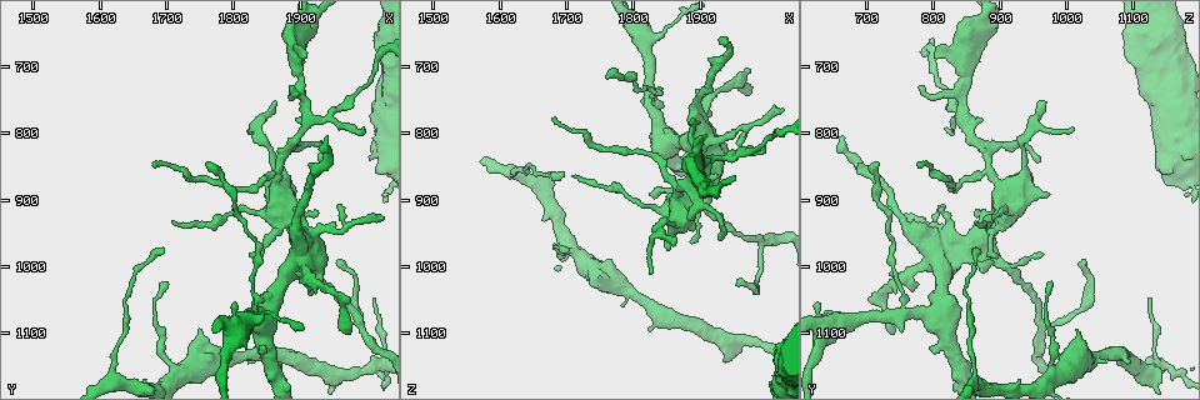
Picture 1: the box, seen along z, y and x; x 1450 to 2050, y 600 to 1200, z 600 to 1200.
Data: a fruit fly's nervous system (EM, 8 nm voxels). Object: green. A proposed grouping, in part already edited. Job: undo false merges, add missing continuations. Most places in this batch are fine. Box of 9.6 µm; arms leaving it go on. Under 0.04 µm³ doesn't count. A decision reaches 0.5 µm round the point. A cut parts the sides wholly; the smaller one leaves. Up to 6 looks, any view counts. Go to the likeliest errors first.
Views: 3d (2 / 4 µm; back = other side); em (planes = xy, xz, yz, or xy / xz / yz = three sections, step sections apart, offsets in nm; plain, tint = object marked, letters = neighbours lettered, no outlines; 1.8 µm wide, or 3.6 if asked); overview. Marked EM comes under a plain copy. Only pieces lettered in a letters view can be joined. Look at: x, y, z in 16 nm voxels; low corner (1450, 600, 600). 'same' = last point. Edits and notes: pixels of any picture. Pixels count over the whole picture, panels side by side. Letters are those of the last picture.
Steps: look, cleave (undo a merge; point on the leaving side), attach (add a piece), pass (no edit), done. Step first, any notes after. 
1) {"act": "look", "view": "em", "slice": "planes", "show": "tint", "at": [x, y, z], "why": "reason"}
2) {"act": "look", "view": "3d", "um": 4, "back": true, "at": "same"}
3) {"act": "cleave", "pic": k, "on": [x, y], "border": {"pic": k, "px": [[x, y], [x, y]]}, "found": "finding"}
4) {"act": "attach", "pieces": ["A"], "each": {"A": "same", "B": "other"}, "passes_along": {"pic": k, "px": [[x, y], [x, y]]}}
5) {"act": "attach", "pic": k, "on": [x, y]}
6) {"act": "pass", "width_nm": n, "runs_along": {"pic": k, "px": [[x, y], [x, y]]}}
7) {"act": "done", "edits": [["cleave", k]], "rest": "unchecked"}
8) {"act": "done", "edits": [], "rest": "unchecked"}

{"act": "look", "view": "3d", "um": 2, "at": [1865, 855, 880], "why": "a fork"}

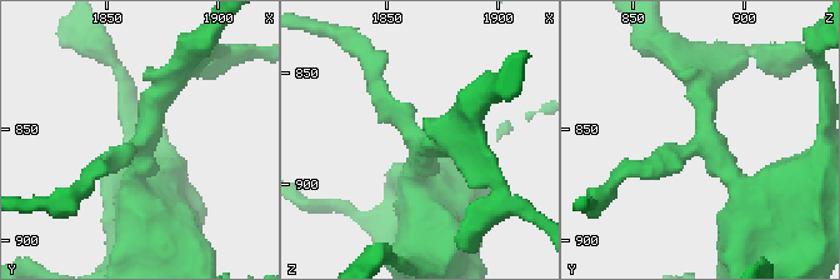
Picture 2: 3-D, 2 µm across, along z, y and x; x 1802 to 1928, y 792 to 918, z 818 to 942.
{"act": "look", "view": "em", "slice": "xz", "step": 8, "show": "letters", "at": [1865, 857, 884]}

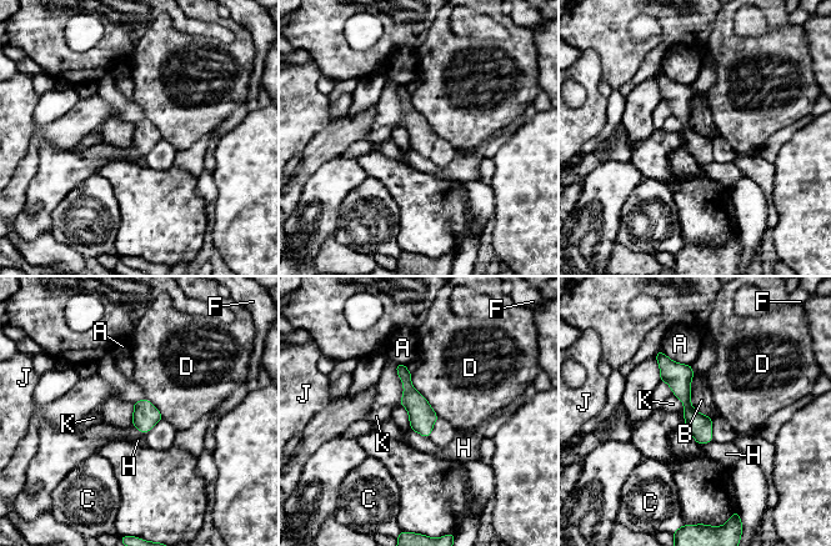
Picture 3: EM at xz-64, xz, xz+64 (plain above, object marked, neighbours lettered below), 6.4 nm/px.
{"act": "pass", "longest_contact_nm": ["B", 340], "each": {"A": "other", "B": "other", "C": "other", "D": "other", "F": "other", "H": "other", "J": "other", "K": "other"}, "runs_along": {"pic": 3, "px": [[660, 355], [706, 440]]}, "found": "one cell here"}

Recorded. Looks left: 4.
{"act": "look", "view": "3d", "um": 4, "at": [1905, 990, 810], "why": "thin arm on a thick one"}

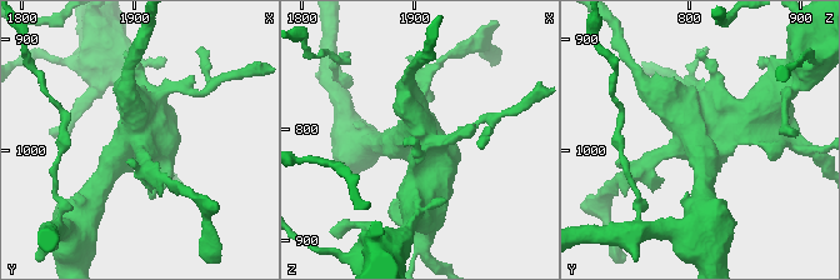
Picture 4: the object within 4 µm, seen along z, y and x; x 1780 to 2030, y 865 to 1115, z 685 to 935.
{"act": "look", "view": "em", "um": 3.6, "slice": "xy", "step": 8, "show": "tint", "at": [1908, 992, 812]}

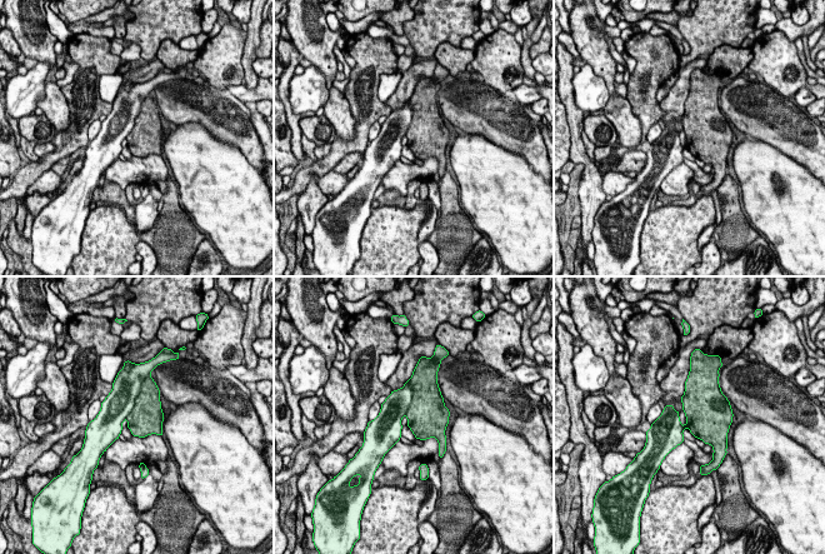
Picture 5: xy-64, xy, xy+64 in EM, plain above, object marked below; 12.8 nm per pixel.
{"act": "look", "view": "em", "um": 3.6, "slice": "xy", "step": 8, "show": "letters", "at": "same"}

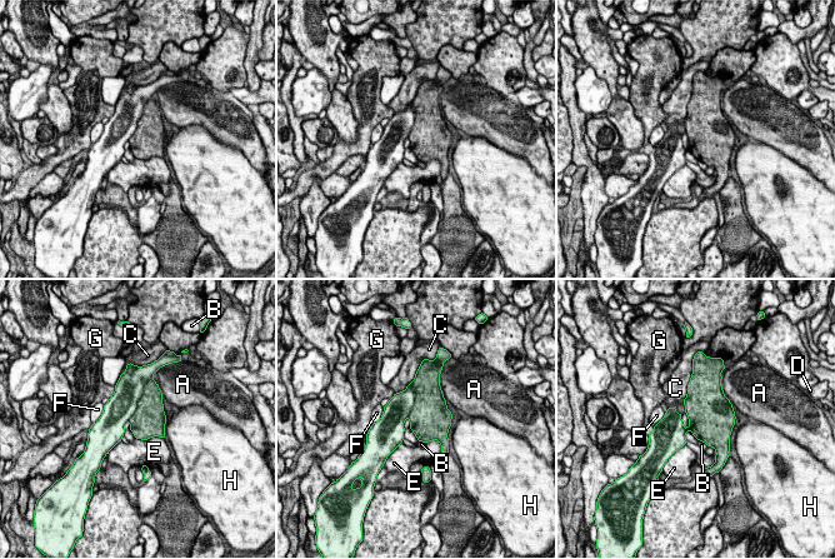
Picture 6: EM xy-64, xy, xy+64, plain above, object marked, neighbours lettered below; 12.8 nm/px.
{"act": "cleave", "pic": 6, "on": [149, 414], "width_nm": 600, "each": {"A": "other", "B": "other", "C": "other", "D": "other", "E": "other", "F": "other", "G": "other", "H": "other"}, "border": {"pic": 6, "px": [[150, 378], [134, 414], [128, 420]]}, "found": "a second cell is stuck on"}

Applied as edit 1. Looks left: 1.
{"act": "look", "view": "em", "slice": "planes", "show": "letters", "at": [1760, 845, 715], "why": "an open end"}

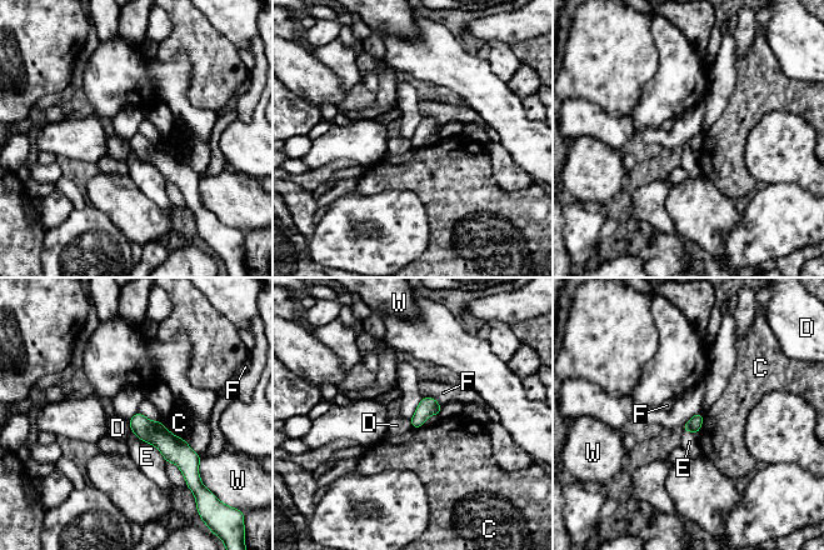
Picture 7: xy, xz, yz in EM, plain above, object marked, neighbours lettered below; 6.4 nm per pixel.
{"act": "pass", "longest_contact_nm": ["E", 300], "each": {"C": "other", "D": "other", "E": "other", "F": "other", "W": "other"}, "found": "none of them fits"}

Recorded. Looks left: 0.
{"act": "done", "edits": [["cleave", 6]], "rest": "unchecked"}

